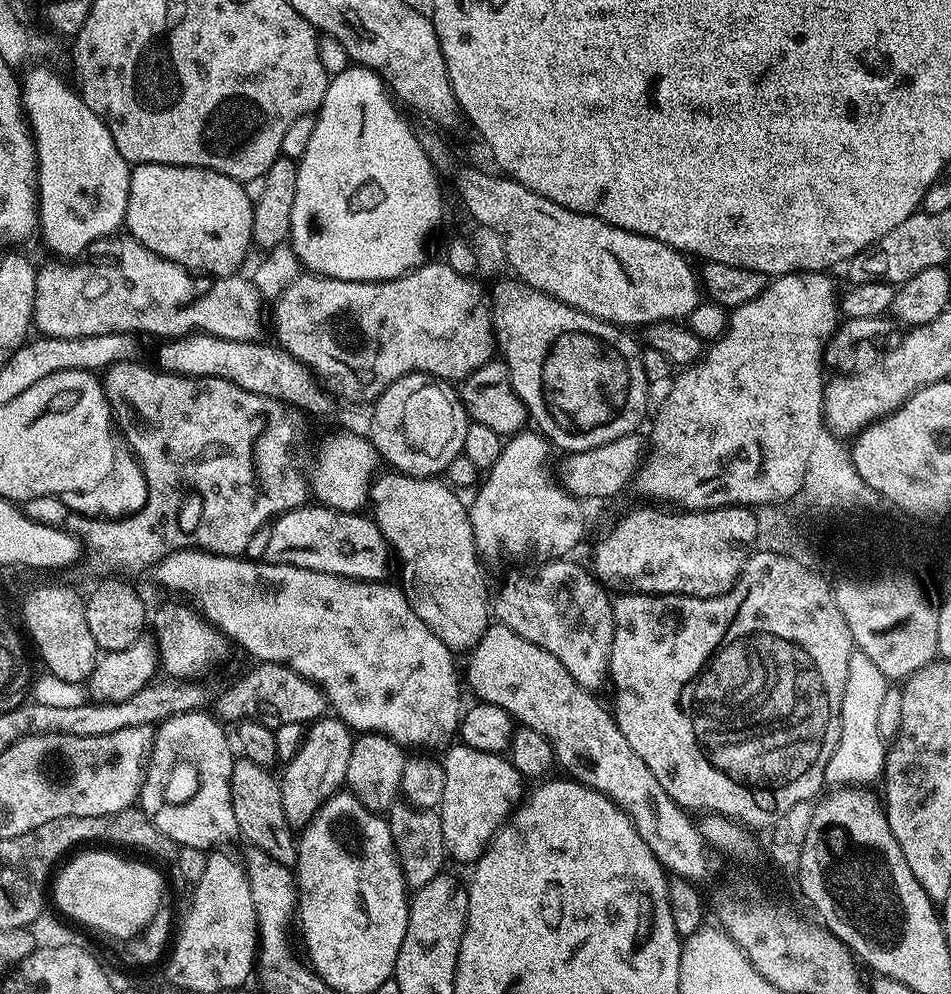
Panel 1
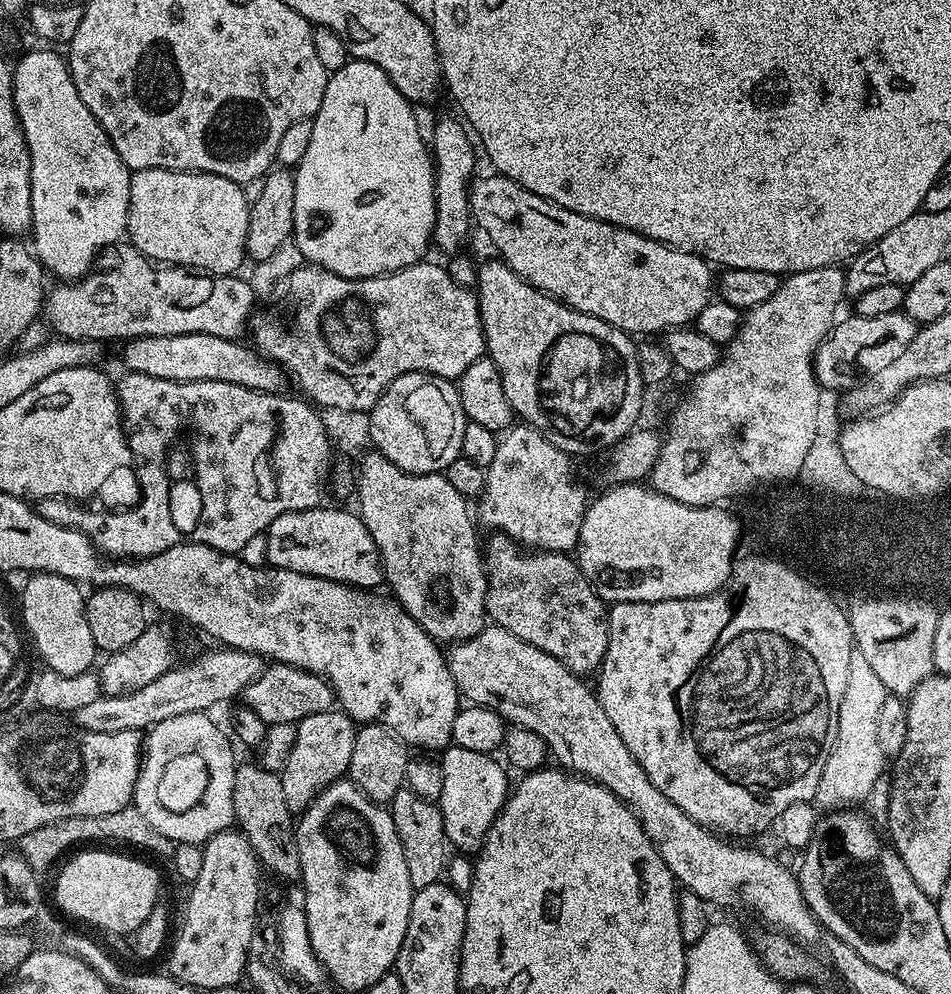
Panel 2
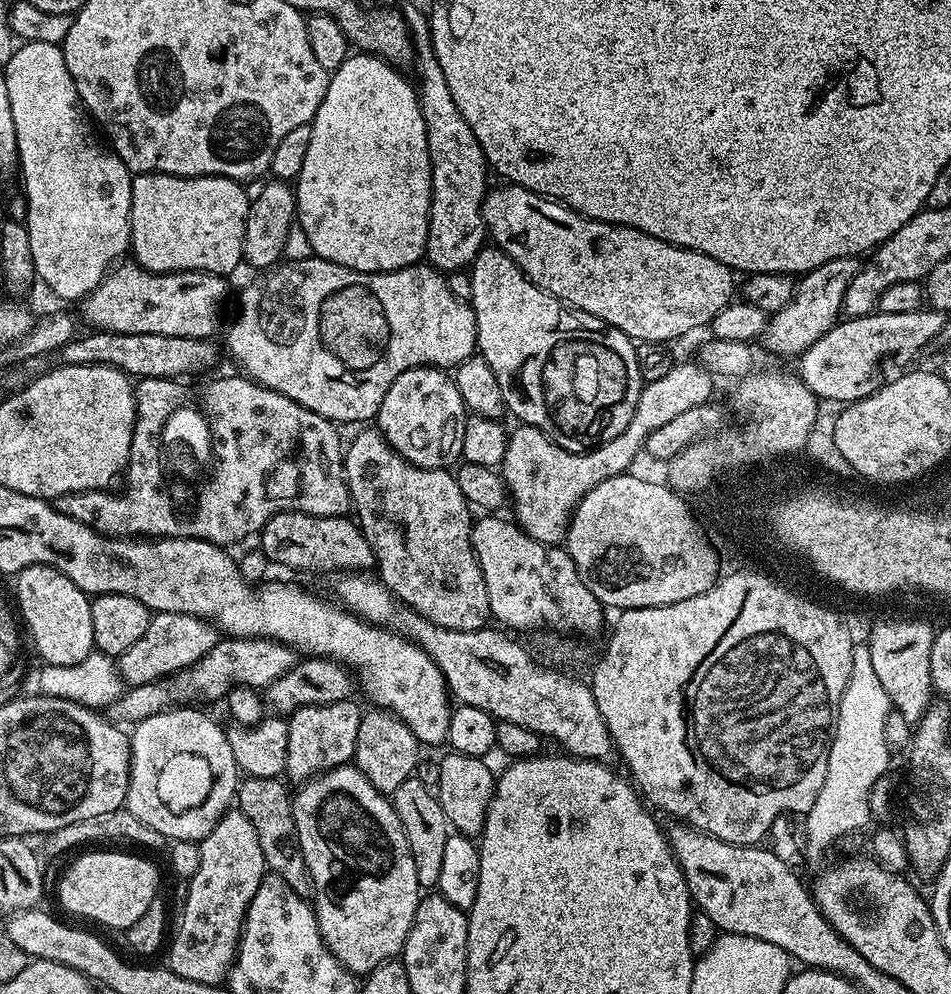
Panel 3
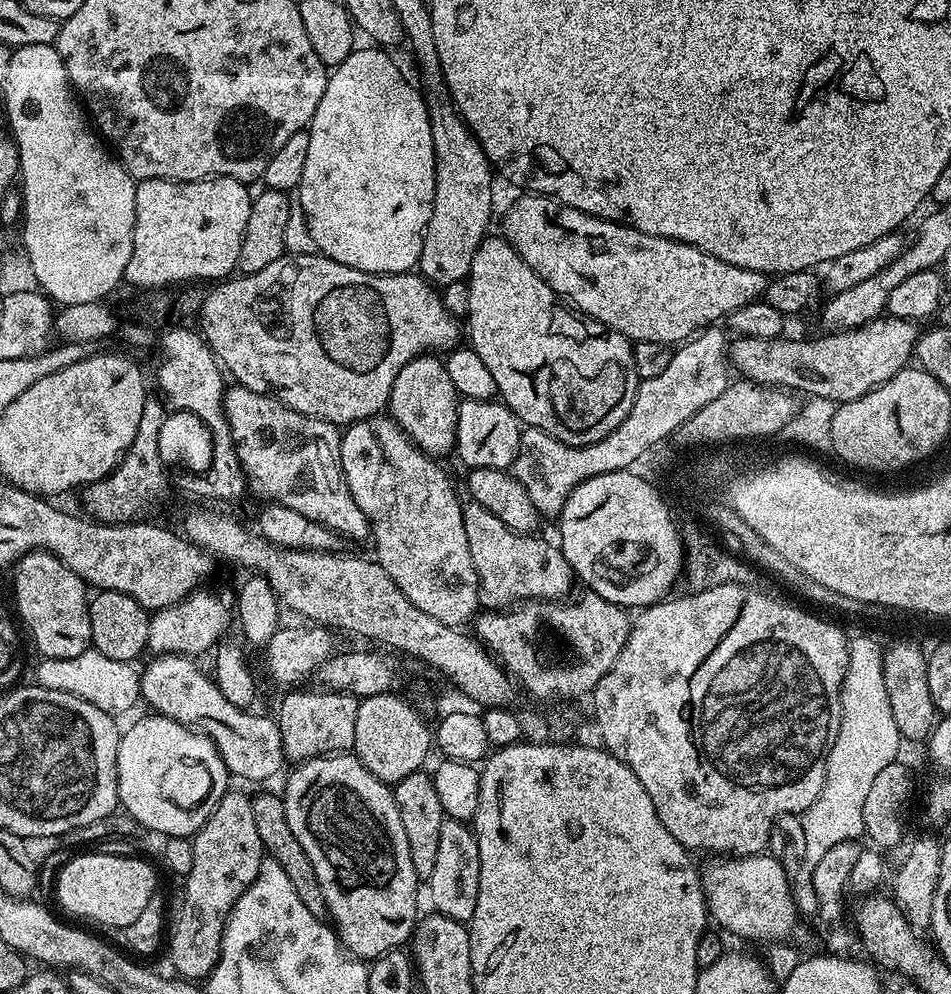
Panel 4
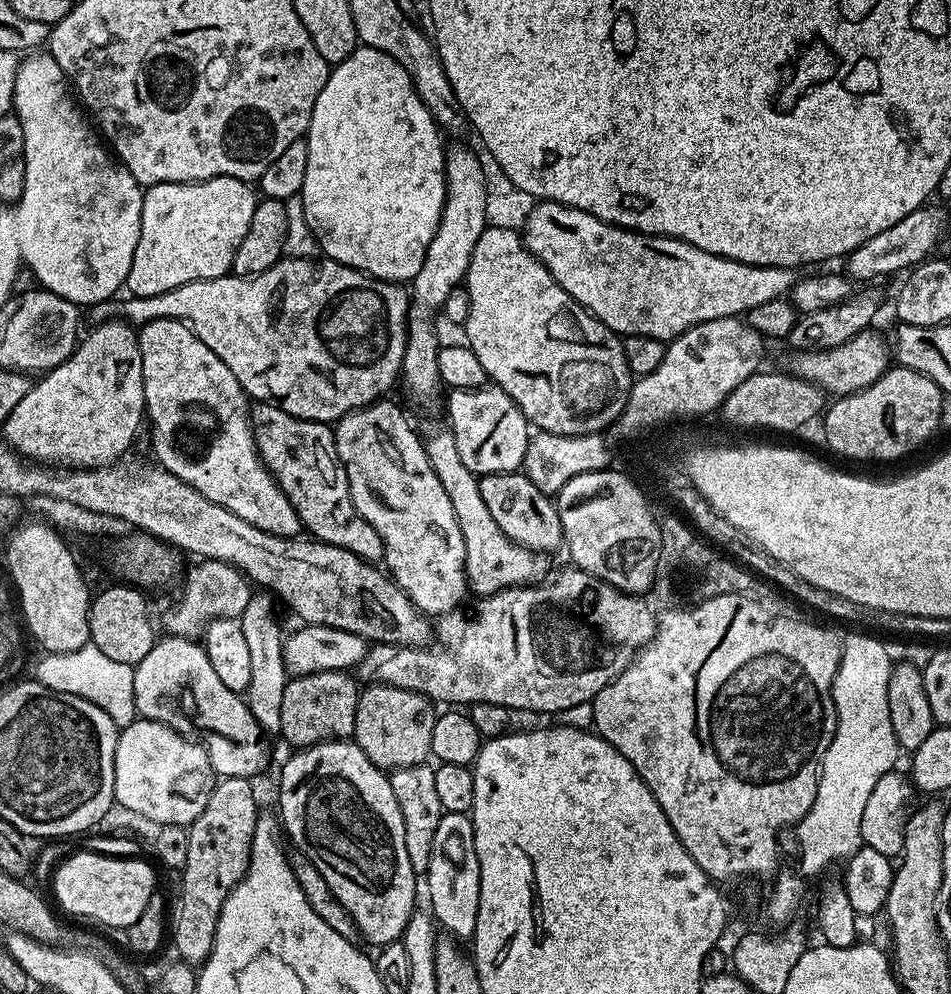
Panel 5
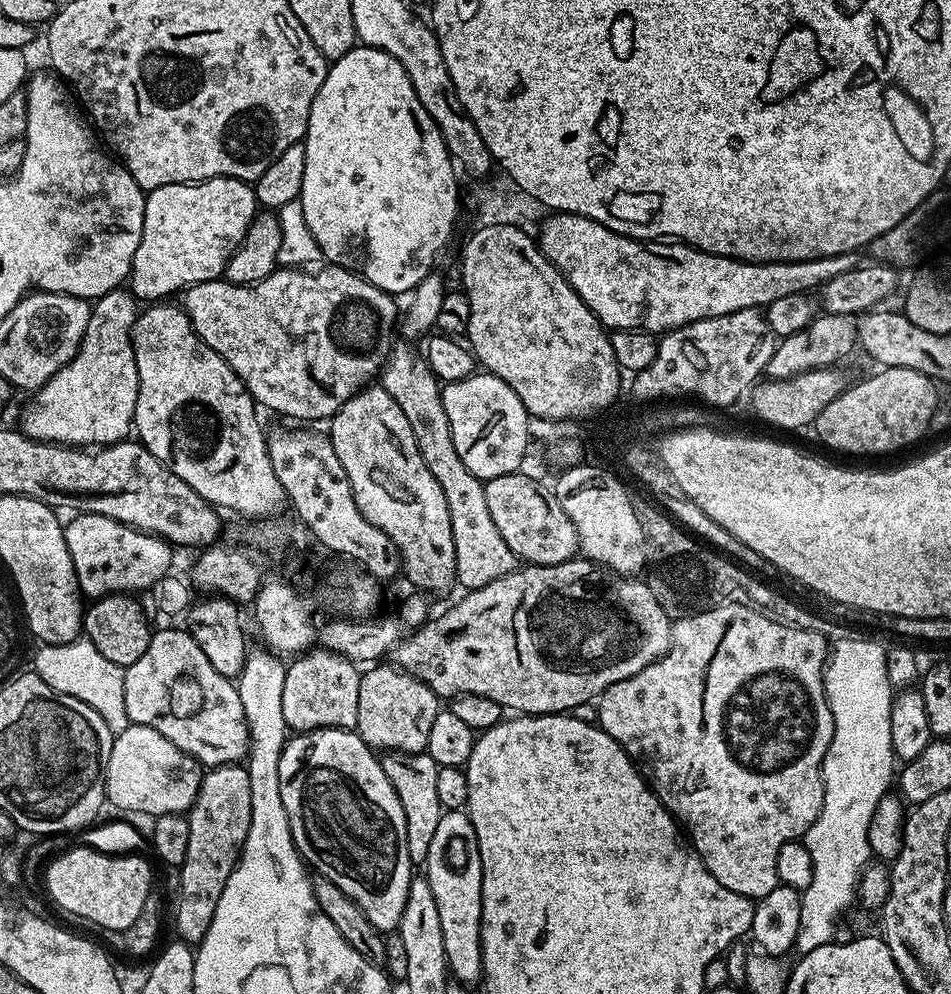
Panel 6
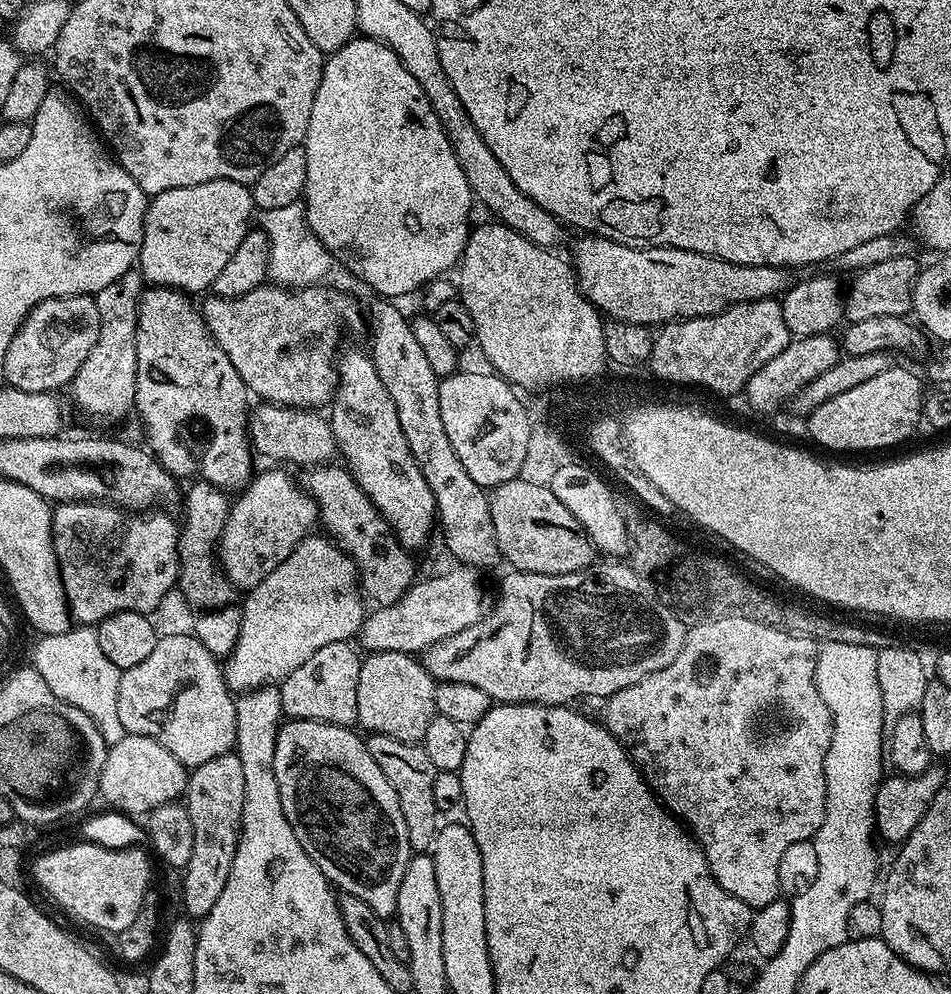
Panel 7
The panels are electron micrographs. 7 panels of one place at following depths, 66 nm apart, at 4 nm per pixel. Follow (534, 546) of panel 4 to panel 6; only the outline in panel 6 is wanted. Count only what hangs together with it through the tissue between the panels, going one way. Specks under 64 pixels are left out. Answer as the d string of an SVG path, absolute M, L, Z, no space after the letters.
M397 343L388 353L388 363L378 380L386 394L402 406L402 414L406 414L406 419L410 421L410 430L414 430L414 442L418 442L422 462L426 462L426 470L430 470L438 486L442 486L442 494L446 494L459 587L464 590L481 588L494 582L494 578L513 572L518 567L518 561L510 546L502 542L502 534L498 534L498 526L494 526L494 518L490 518L490 510L486 510L483 483L474 478L466 466L462 466L462 458L458 458L458 450L454 450L450 422L446 418L446 410L442 410L441 381L428 369L428 361L423 355L412 348L415 347L411 343Z

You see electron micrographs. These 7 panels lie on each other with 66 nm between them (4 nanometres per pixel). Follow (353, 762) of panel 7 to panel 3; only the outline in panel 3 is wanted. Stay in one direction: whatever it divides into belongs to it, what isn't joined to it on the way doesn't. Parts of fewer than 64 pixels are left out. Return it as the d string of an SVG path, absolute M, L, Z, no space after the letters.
M352 764L331 768L305 780L292 796L292 813L302 858L308 867L314 893L314 911L318 930L335 960L357 978L373 972L382 962L397 959L403 953L406 934L414 922L422 889L414 858L398 822L391 799L379 792Z

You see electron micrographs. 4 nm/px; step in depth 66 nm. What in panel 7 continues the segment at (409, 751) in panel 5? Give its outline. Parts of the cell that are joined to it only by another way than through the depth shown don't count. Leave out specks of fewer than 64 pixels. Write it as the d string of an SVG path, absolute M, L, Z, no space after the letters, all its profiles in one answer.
M373 652L365 655L360 661L360 669L358 670L358 724L359 727L365 728L365 733L375 734L378 736L389 736L390 738L398 738L398 742L406 742L407 744L420 744L426 734L426 726L430 726L430 722L437 716L436 707L434 706L434 694L436 693L437 681L433 680L428 671L424 669L423 663L415 655L407 652Z

